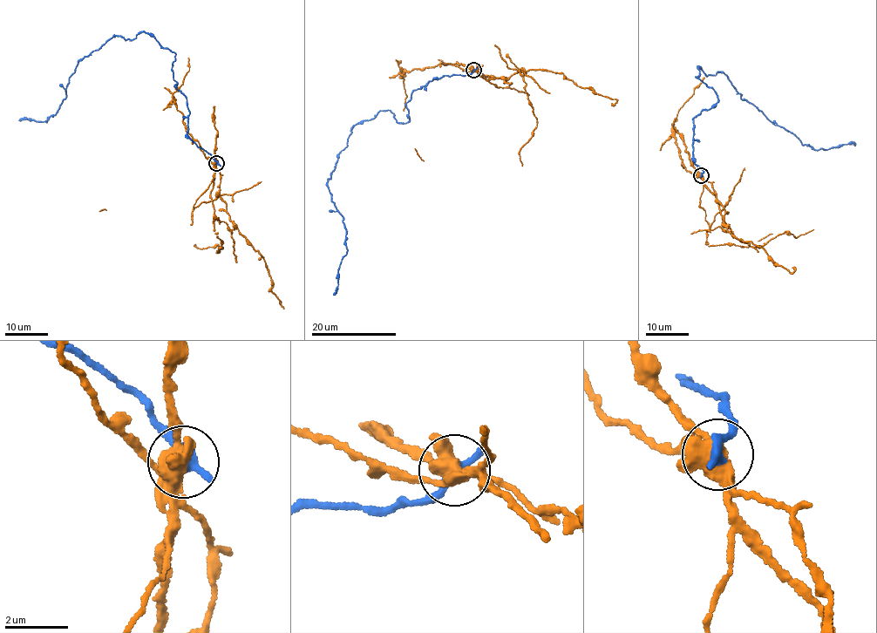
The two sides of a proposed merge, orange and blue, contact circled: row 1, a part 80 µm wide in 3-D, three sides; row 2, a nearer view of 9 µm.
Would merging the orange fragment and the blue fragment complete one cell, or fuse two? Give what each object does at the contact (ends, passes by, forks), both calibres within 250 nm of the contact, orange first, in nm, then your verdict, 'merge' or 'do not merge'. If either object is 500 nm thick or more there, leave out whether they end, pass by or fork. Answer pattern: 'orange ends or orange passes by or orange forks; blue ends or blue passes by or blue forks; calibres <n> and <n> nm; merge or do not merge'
orange forks; blue ends; calibres 480 and 340 nm; do not merge

